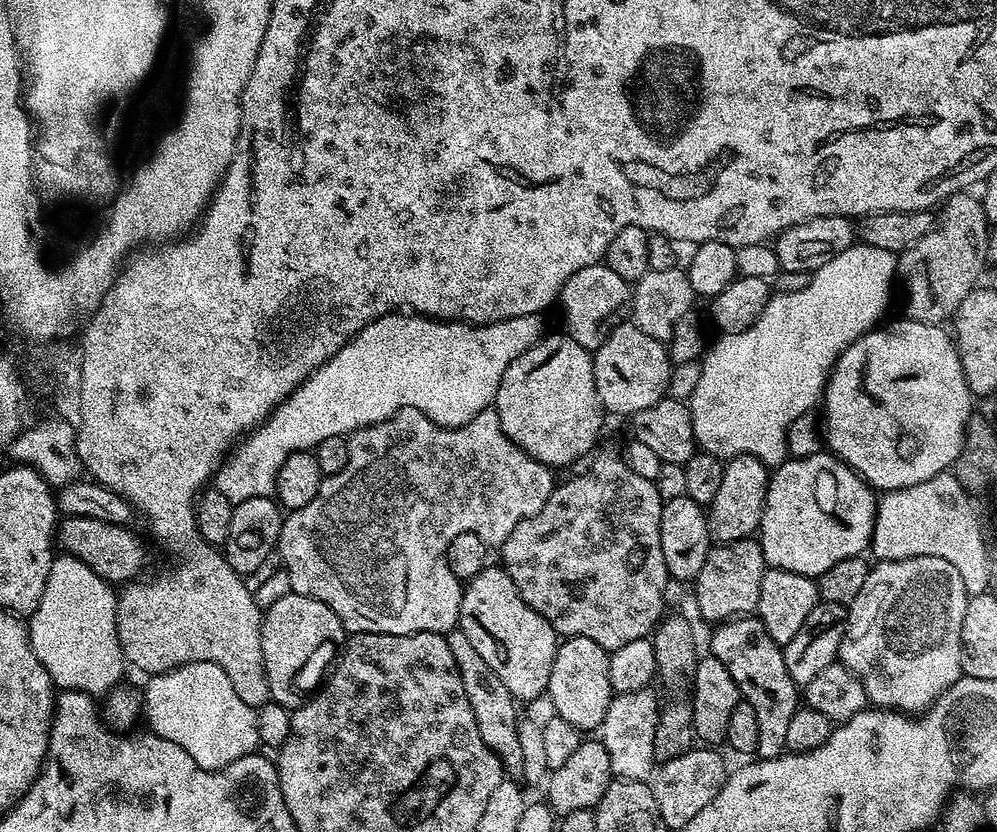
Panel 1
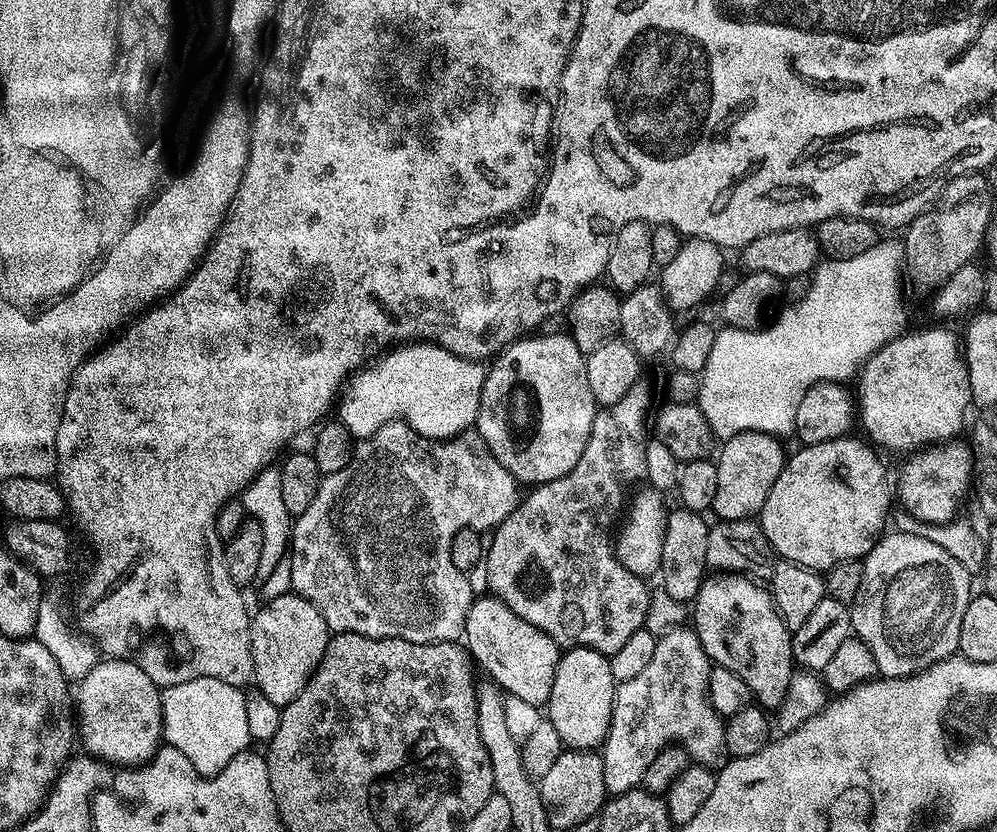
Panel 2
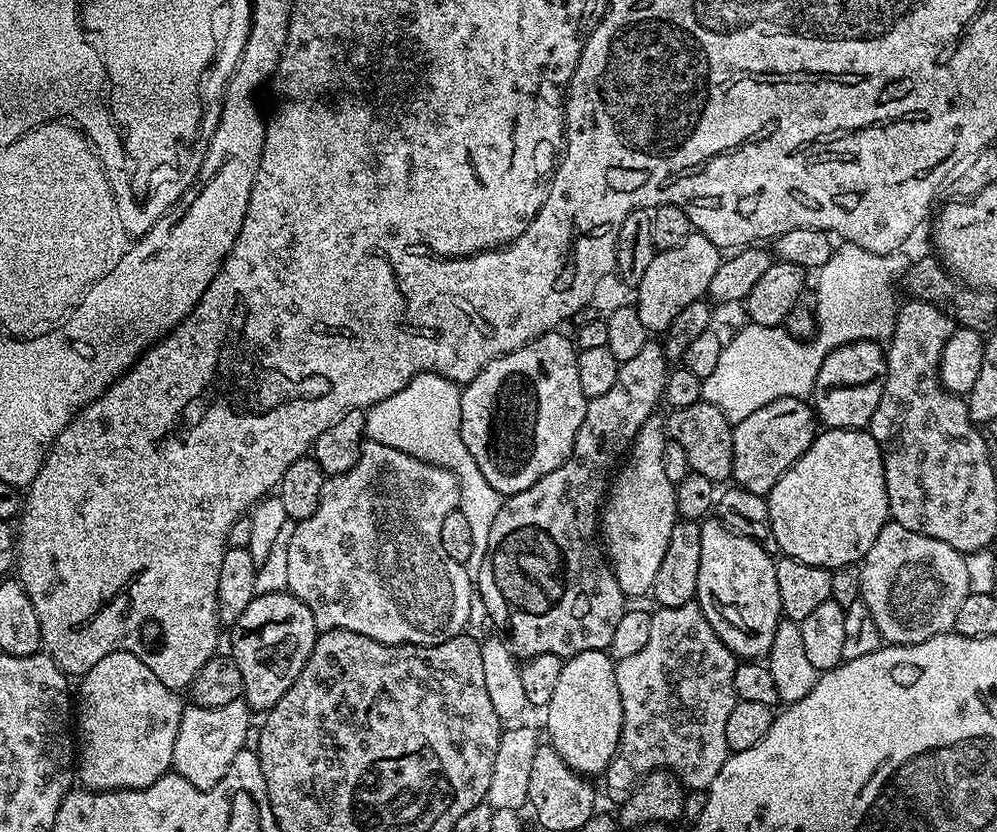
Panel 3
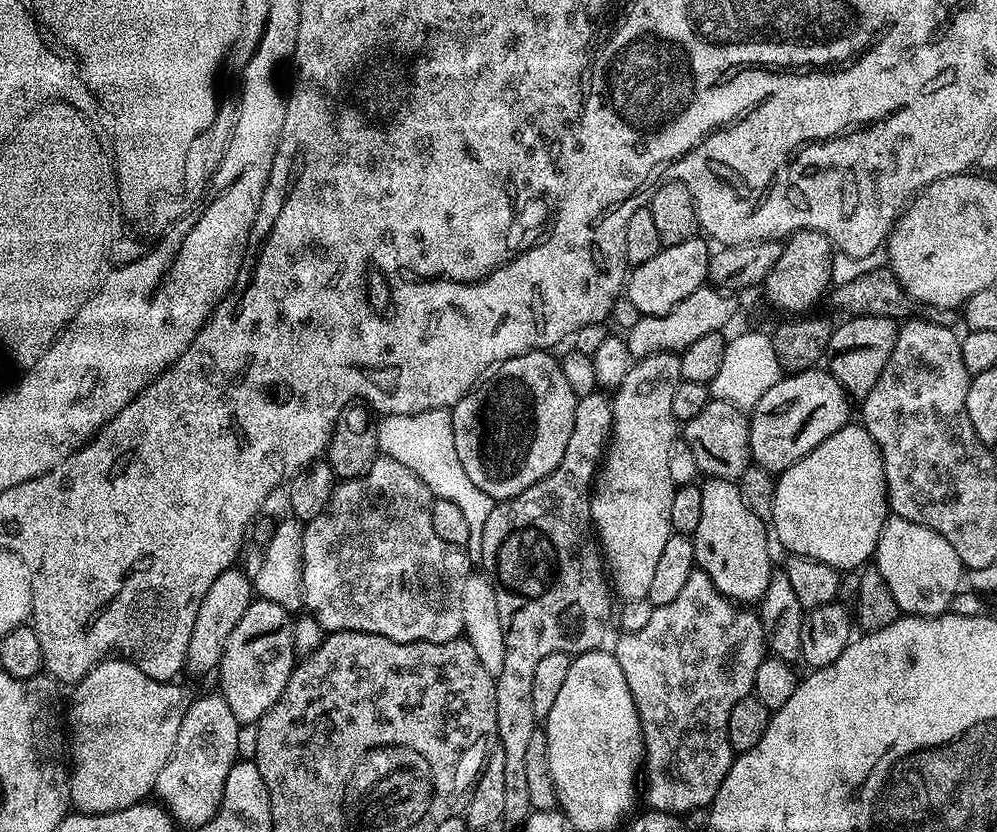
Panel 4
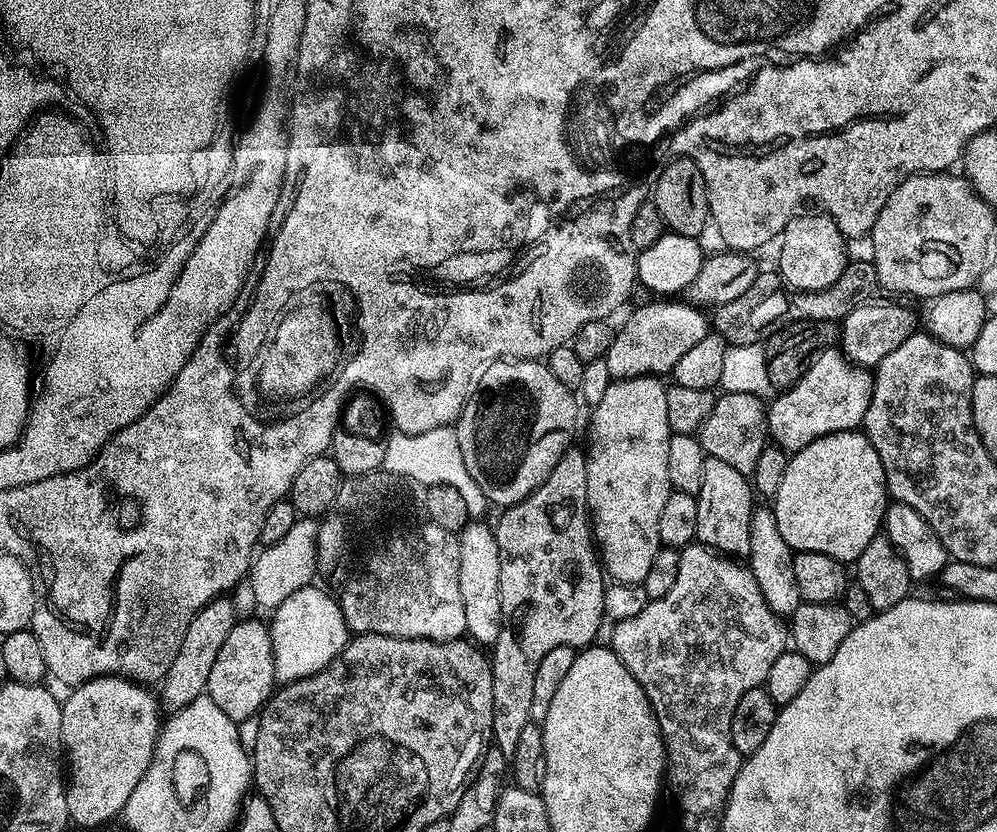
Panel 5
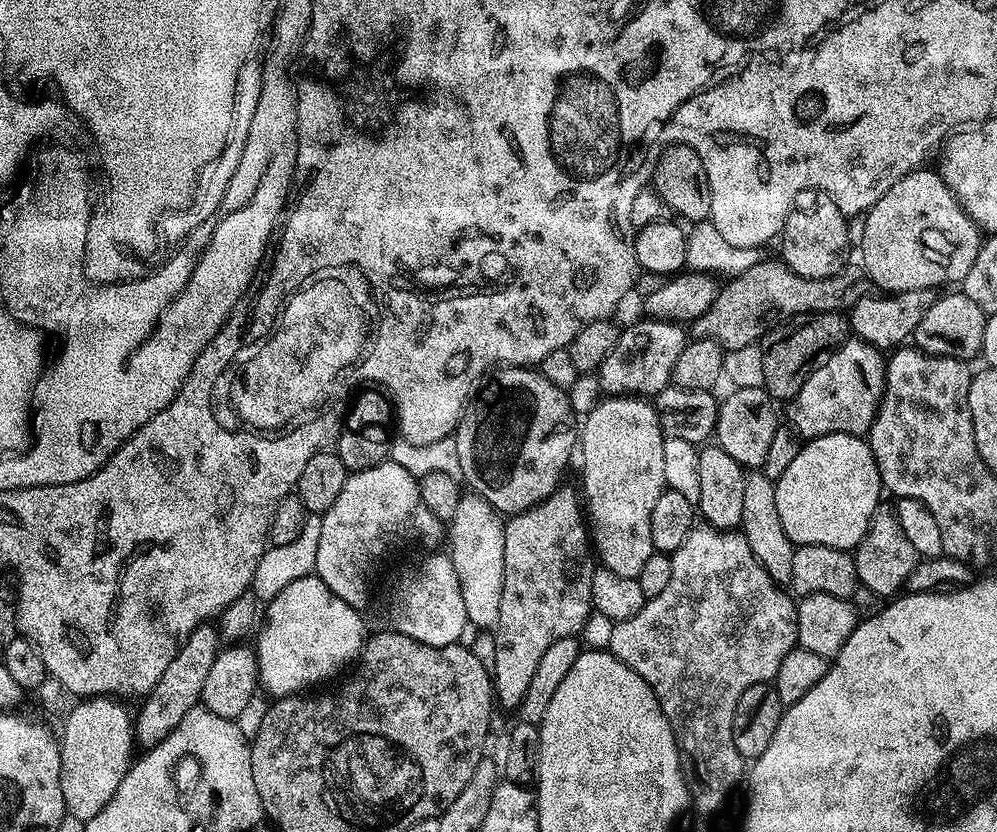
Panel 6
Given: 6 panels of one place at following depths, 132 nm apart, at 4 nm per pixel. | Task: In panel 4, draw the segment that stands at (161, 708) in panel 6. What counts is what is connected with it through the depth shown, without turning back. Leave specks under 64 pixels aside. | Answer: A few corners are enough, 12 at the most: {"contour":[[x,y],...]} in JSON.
{"contour":[[240,566],[214,578],[186,665],[215,673],[226,638],[253,599],[253,577]]}

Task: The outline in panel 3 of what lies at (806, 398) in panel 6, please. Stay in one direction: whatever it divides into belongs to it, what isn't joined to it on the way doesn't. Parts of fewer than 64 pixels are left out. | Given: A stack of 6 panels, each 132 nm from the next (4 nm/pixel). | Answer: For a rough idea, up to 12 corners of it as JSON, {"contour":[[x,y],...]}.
{"contour":[[809,401],[735,421],[732,480],[768,493],[816,441]]}

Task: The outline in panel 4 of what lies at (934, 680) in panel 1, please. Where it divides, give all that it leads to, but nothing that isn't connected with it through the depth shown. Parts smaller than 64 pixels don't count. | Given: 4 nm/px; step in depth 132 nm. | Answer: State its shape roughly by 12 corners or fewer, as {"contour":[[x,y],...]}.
{"contour":[[895,514],[874,557],[901,613],[945,615],[966,573],[942,534]]}

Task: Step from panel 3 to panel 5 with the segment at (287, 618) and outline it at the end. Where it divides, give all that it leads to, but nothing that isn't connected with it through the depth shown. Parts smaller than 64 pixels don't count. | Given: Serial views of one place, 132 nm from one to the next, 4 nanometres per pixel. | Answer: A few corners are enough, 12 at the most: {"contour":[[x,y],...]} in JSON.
{"contour":[[237,619],[206,694],[239,726],[277,684],[271,627]]}

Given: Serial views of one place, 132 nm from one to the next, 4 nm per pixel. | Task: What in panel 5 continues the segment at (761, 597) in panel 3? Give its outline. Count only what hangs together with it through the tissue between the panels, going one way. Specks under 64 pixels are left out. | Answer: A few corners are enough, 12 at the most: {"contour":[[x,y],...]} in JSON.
{"contour":[[707,457],[696,540],[747,557],[754,511],[749,477]]}

